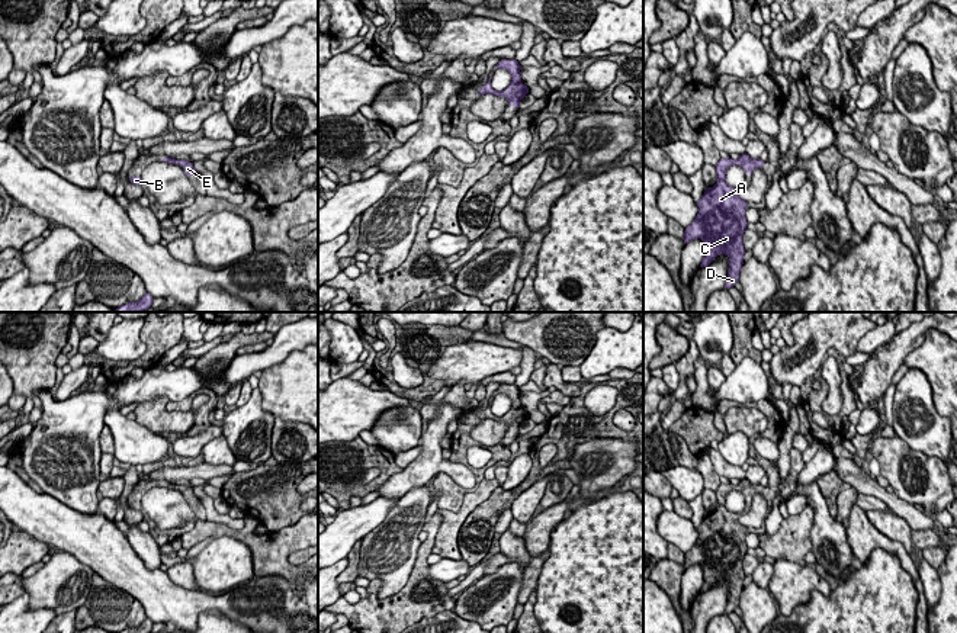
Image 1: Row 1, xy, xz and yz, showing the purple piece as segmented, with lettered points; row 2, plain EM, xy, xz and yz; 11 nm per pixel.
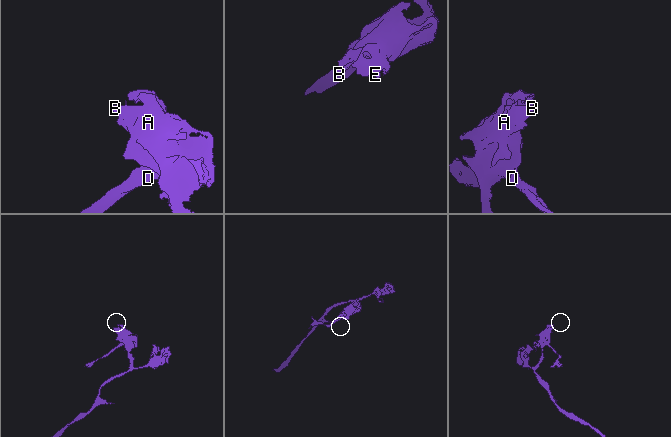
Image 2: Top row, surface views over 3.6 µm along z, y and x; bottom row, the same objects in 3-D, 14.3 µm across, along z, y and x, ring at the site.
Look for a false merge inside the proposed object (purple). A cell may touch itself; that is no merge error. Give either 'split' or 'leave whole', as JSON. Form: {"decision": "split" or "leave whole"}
{"decision": "leave whole"}

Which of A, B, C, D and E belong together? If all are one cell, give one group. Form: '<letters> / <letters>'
A B C D E

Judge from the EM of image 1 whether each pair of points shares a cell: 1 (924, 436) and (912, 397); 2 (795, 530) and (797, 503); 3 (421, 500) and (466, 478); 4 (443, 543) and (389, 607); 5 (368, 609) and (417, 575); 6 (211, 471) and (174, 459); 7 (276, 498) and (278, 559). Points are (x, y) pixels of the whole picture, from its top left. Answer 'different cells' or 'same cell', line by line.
1: same cell
2: different cells
3: different cells
4: different cells
5: same cell
6: different cells
7: different cells

